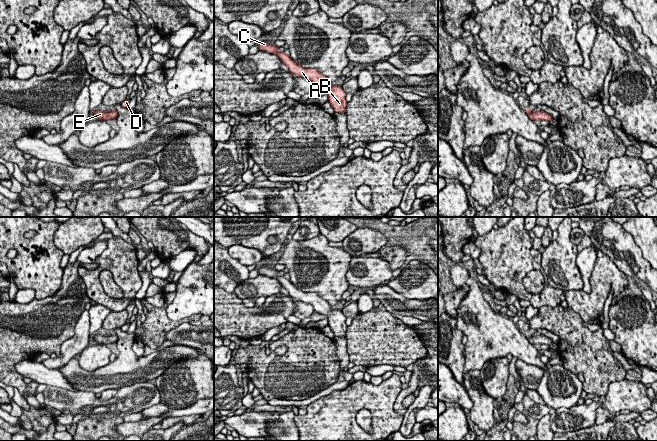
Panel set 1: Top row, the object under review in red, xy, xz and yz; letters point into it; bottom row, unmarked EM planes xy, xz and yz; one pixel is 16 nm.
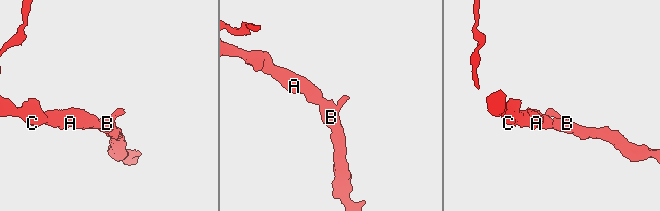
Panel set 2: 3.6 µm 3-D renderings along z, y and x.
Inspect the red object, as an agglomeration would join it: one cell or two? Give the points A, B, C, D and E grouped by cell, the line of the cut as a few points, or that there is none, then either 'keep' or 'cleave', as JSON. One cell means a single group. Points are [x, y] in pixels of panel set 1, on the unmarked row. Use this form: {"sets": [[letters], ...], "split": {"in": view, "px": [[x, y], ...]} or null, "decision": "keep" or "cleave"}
{"sets": [["A", "B", "C", "D", "E"]], "split": null, "decision": "keep"}

